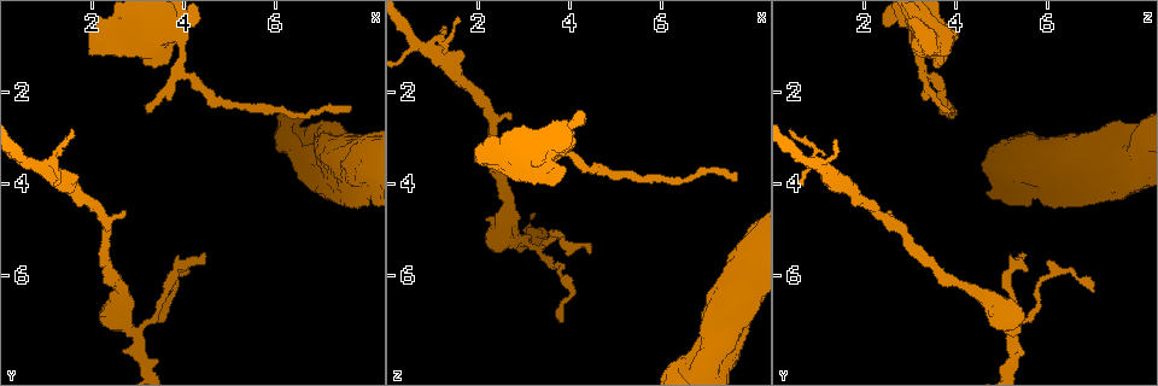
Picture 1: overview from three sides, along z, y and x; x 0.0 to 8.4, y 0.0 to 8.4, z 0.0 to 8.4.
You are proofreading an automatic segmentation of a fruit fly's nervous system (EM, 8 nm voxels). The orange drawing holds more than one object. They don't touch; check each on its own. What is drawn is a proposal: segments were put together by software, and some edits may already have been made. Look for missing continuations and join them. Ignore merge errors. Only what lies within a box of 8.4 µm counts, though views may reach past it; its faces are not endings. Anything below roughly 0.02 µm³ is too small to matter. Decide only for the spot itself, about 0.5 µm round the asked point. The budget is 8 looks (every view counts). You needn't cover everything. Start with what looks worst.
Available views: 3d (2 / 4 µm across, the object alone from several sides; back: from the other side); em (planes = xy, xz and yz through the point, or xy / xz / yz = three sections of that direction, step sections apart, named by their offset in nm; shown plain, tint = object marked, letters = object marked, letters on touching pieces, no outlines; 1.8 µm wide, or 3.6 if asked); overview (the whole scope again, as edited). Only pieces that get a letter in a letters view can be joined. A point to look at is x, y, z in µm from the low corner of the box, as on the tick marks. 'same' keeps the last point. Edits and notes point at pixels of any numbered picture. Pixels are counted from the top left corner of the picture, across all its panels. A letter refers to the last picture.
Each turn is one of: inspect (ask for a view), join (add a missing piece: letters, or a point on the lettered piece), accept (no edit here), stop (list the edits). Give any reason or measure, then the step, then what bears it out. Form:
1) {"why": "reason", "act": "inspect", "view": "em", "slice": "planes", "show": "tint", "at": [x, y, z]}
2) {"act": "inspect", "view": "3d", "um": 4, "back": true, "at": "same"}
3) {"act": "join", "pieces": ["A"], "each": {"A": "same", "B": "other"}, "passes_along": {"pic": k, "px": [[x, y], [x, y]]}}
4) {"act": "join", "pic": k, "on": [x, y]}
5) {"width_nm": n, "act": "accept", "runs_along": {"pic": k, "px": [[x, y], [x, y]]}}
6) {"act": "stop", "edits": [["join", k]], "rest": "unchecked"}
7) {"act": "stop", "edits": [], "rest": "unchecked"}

{"why": "free end", "act": "inspect", "view": "3d", "um": 2, "at": [4.50, 5.55, 5.50]}

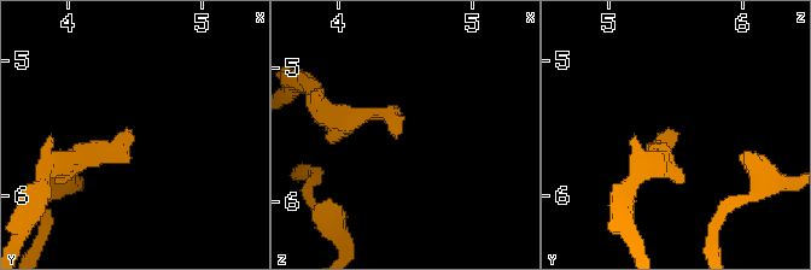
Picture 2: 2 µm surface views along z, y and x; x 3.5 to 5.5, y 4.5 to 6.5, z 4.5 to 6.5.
{"act": "inspect", "view": "em", "um": 3.6, "slice": "planes", "show": "letters", "at": [4.46, 5.52, 5.48]}

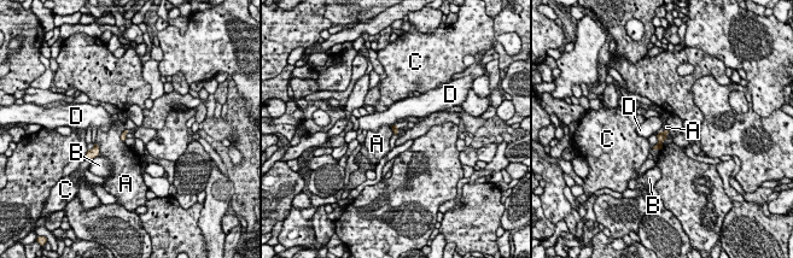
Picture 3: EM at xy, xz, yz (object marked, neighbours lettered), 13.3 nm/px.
{"act": "accept", "each": {"A": "other", "B": "other", "C": "other", "D": "other"}, "border": {"pic": 3, "px": [[128, 130], [121, 134], [122, 141]]}, "found": "none of them fits"}

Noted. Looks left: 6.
{"why": "thin end", "act": "inspect", "view": "em", "slice": "yz", "step": 8, "show": "letters", "at": [7.60, 2.35, 3.95]}

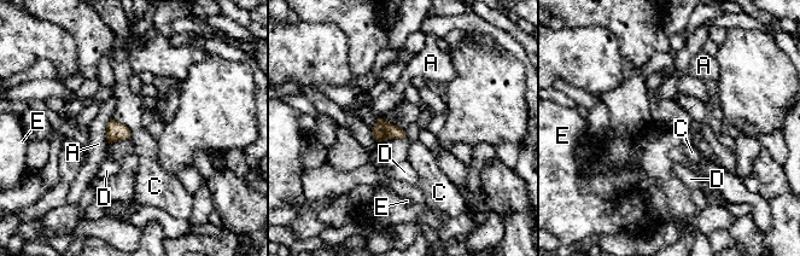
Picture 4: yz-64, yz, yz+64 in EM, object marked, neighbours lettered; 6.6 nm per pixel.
{"act": "accept", "each": {"A": "other", "C": "other", "D": "other", "E": "other"}, "found": "none of them fits"}

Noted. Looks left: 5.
{"why": "side arm on a straight run", "act": "inspect", "view": "3d", "um": 4, "at": [0.70, 3.55, 0.95]}

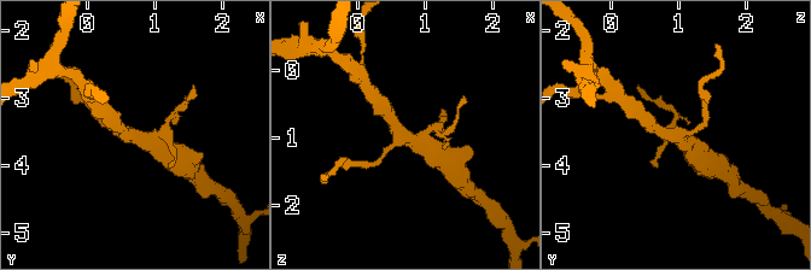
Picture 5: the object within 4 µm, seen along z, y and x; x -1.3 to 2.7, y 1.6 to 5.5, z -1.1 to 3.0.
{"why": "now the EM", "act": "inspect", "view": "em", "slice": "xy", "step": 4, "show": "tint", "at": [0.70, 3.60, 1.00]}

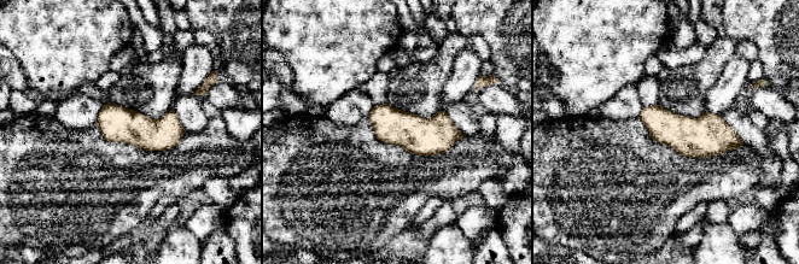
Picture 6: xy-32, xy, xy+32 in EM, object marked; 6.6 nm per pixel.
{"act": "inspect", "view": "em", "slice": "planes", "show": "letters", "at": "same"}

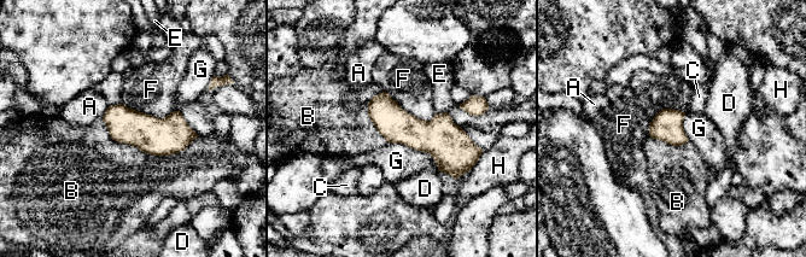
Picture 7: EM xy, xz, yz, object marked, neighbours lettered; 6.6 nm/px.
{"act": "accept", "each": {"A": "other", "B": "other", "C": "other", "D": "other", "E": "other", "F": "other", "G": "other", "H": "other"}, "border": {"pic": 7, "px": [[386, 141], [426, 151], [438, 170]]}, "found": "none of them fits"}

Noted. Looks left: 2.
{"act": "stop", "edits": [], "rest": "unchecked"}

